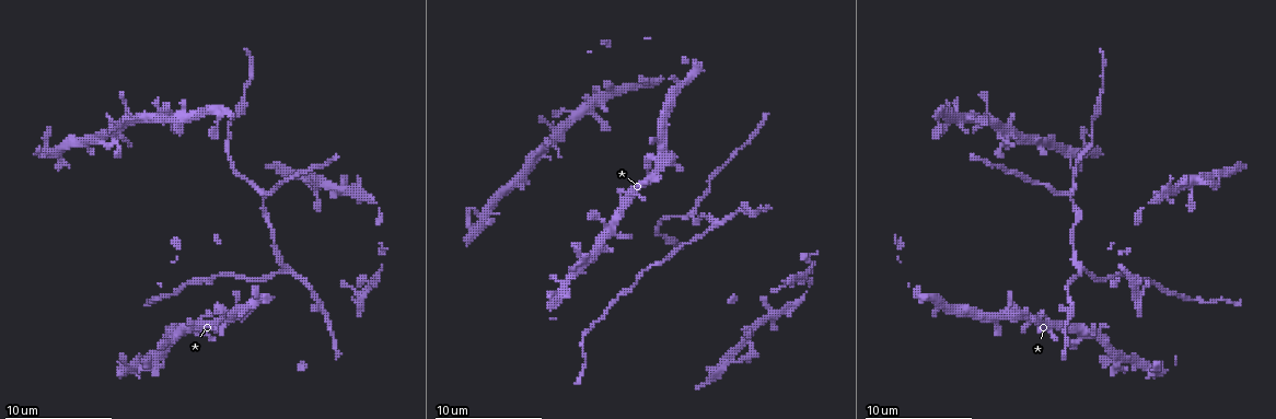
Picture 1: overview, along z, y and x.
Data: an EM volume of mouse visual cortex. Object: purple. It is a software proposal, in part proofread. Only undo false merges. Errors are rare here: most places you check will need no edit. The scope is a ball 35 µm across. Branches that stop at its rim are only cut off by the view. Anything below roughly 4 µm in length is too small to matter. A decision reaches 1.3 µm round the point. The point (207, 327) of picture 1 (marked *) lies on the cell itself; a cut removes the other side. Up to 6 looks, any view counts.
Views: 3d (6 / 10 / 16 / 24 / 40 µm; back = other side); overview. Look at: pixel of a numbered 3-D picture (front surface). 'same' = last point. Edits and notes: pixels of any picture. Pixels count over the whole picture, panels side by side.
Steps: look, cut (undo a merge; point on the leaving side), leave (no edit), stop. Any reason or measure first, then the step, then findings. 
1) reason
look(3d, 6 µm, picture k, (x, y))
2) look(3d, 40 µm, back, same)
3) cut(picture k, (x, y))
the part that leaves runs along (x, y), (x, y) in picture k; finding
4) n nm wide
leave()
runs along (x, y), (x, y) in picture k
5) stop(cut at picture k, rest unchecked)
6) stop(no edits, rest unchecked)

branch point
look(3d, 10 µm, picture 1, (1078, 267))

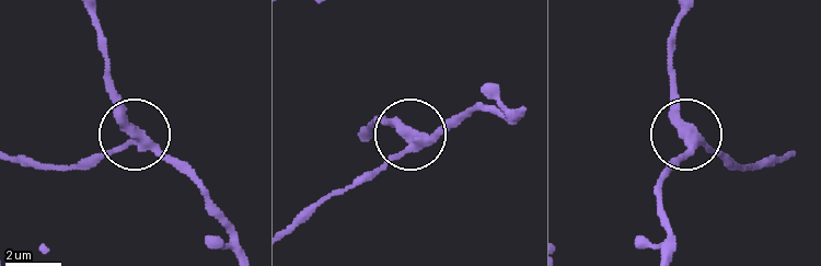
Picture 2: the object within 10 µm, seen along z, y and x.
look(3d, 6 µm, picture 2, (684, 132))

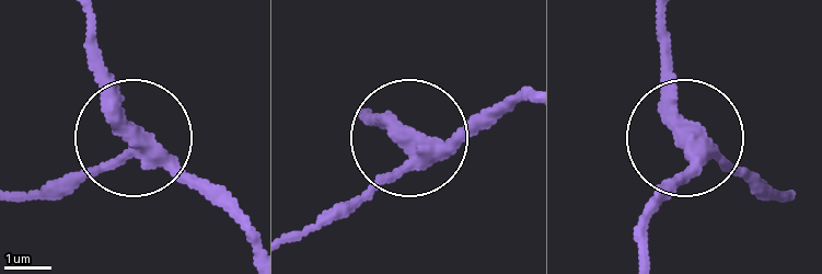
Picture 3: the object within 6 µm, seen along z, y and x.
side arm 25 µm
leave()
all the same cell

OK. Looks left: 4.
arms part here
look(3d, 6 µm, picture 1, (694, 210))

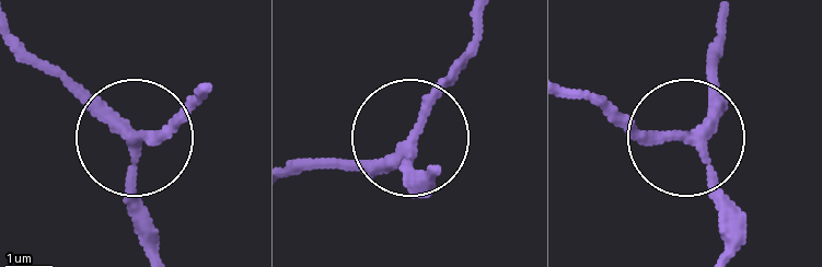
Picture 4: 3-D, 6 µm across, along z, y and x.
3 arms
leave()
continuous, no second cell

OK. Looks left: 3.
three arms meet
look(3d, 6 µm, picture 1, (751, 216))

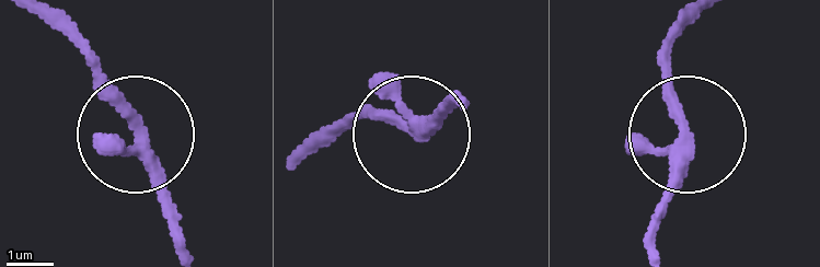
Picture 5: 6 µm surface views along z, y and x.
3 arms
leave()
one cell here

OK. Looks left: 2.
stop(no edits, rest unchecked)

